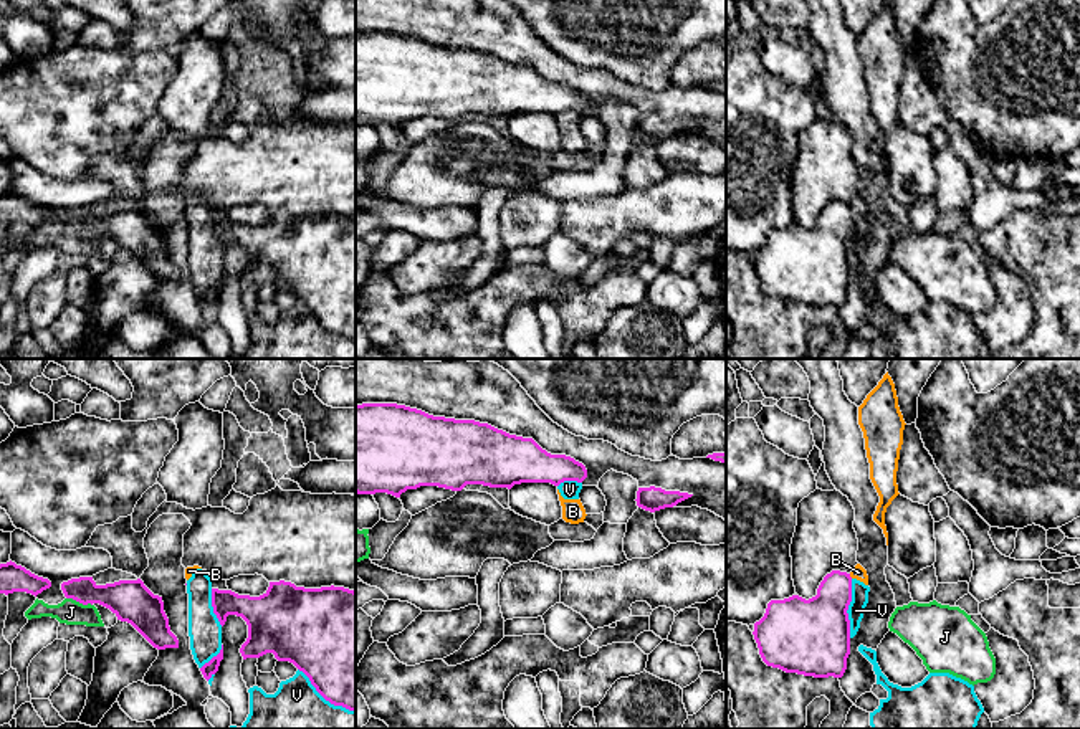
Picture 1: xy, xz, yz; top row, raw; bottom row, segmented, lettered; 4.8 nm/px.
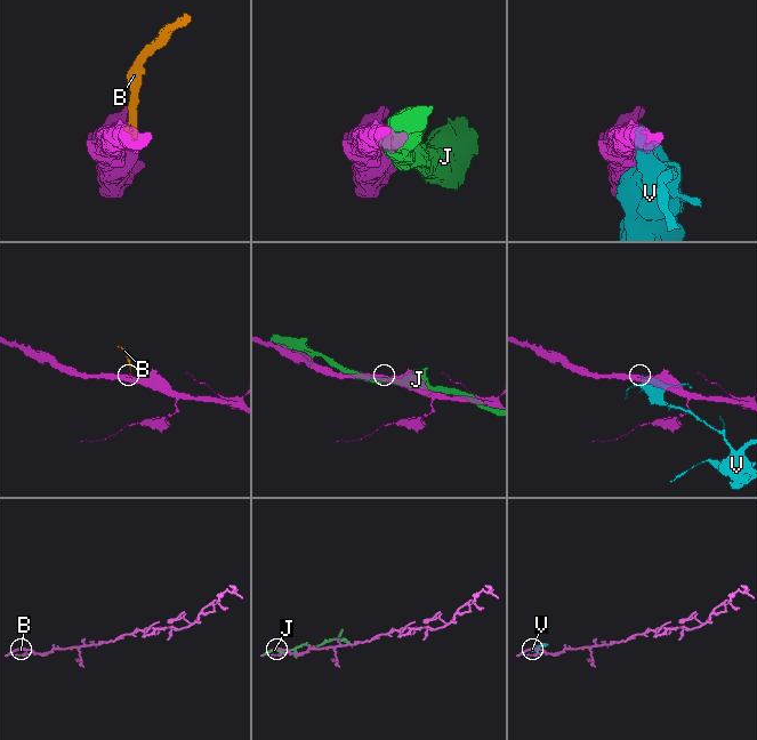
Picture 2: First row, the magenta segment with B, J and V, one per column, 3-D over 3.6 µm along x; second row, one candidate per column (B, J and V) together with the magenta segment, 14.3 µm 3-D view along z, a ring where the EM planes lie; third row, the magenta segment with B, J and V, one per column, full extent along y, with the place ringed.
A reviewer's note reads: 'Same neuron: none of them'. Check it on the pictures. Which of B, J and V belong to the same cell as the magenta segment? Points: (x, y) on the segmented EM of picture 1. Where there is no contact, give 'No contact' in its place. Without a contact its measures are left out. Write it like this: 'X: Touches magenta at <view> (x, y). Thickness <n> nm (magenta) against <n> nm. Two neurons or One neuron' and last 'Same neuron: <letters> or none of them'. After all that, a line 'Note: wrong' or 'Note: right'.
B: Touches magenta at yz (849, 576). Thickness 240 nm (magenta) against 70 nm. Two neurons
J: Touches magenta at xy (80, 602). Thickness 200 nm (magenta) against 120 nm. Two neurons
V: Touches magenta at xy (324, 698). Thickness 480 nm (magenta) against 400 nm. Two neurons
Same neuron: none of them
Note: right

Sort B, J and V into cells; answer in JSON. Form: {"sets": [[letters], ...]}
{"sets": [["B", "V"], ["J"]]}

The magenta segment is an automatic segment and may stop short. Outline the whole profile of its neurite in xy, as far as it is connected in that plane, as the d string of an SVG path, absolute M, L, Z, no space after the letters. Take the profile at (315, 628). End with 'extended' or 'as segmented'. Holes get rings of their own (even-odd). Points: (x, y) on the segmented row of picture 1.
M270 582L260 597L212 588L212 607L223 627L228 615L241 617L248 638L243 660L273 653L303 671L316 691L331 704L356 711L356 592L344 587L304 588L291 582Z; as segmented

